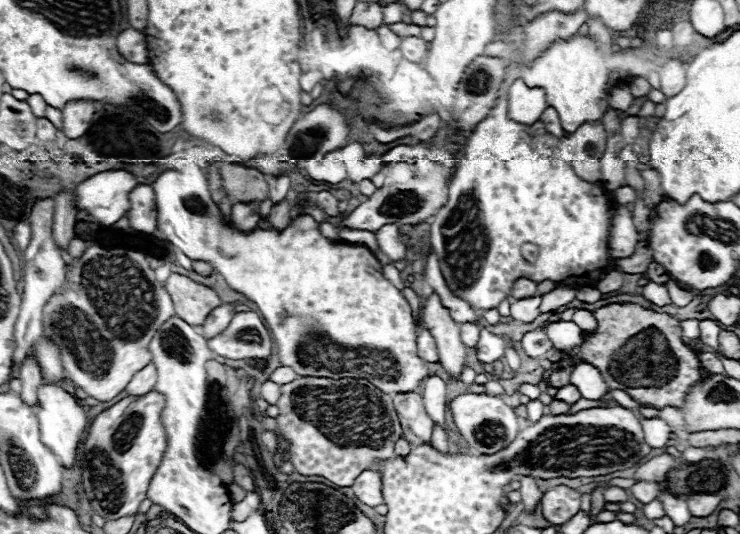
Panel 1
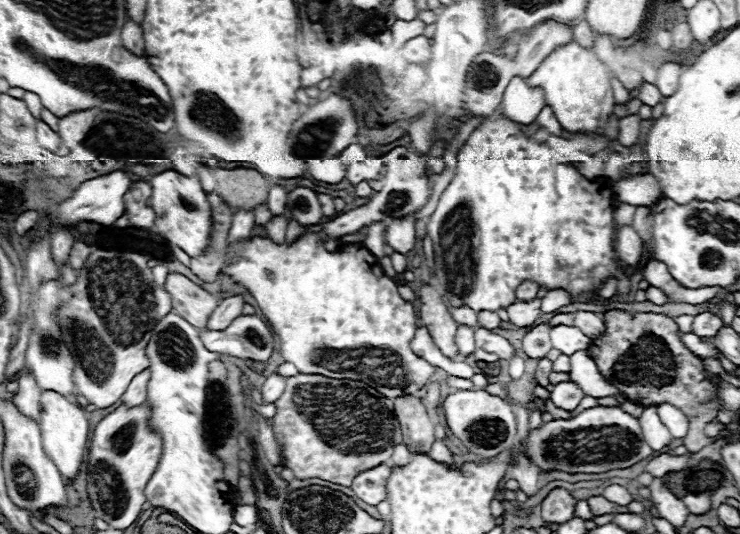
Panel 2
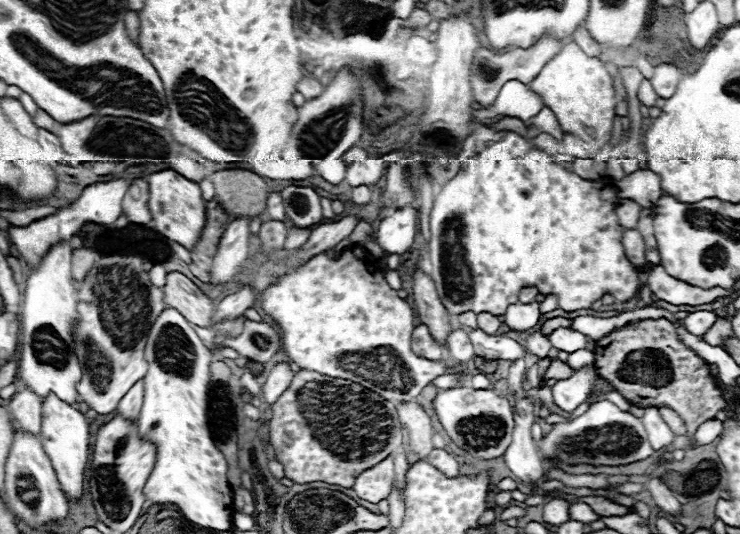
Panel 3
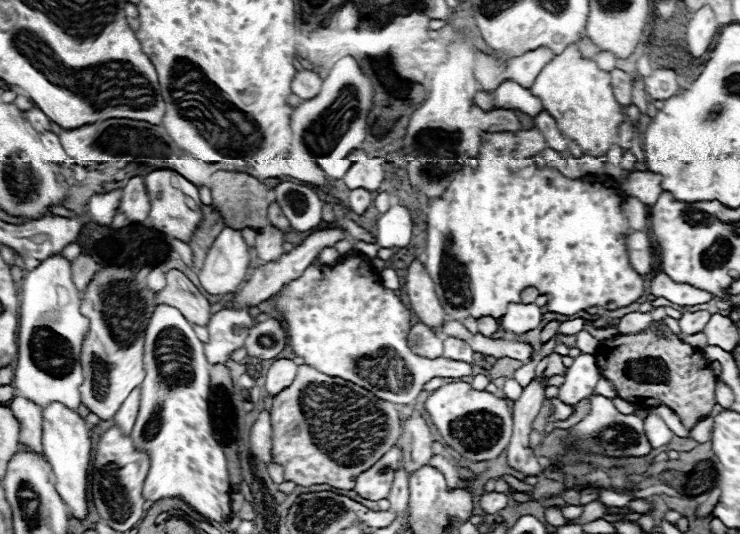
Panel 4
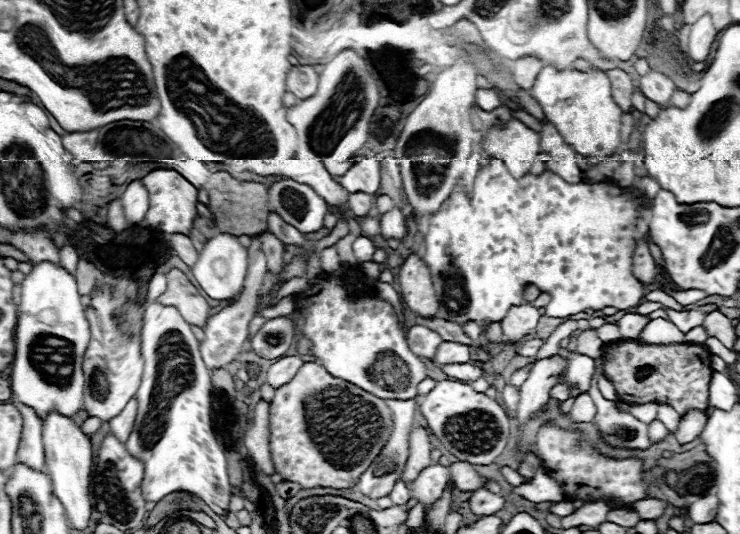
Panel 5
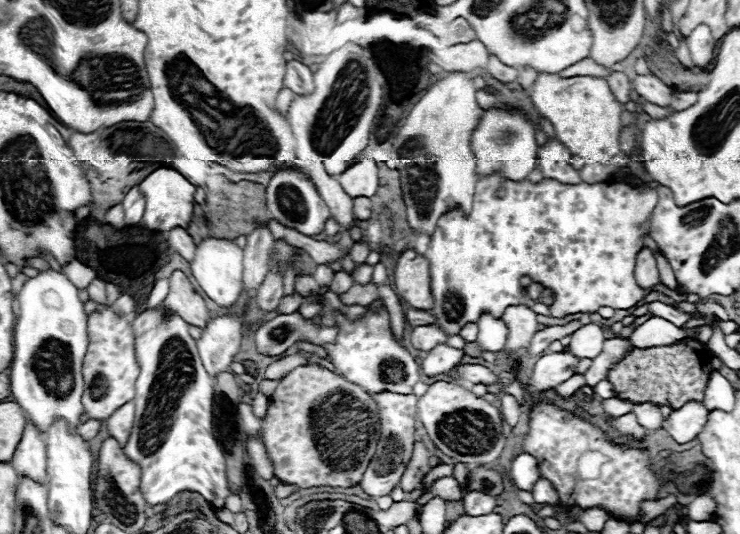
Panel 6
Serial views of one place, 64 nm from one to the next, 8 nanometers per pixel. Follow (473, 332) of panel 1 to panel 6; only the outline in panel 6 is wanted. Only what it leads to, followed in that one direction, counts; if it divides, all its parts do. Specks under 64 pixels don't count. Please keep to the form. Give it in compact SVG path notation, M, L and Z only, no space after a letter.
M438 344L428 352L428 356L420 362L420 366L426 376L434 376L448 372L452 366L462 364L462 358L464 358L464 350L452 348L448 344Z

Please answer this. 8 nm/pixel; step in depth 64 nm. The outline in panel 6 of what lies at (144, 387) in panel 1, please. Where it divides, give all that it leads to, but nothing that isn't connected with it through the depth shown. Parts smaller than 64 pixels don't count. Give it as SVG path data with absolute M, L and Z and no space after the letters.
M128 402L124 404L118 412L114 412L108 420L106 420L106 426L108 426L108 432L112 438L118 440L120 446L124 446L128 442L128 436L130 436L130 428L134 424L134 402Z

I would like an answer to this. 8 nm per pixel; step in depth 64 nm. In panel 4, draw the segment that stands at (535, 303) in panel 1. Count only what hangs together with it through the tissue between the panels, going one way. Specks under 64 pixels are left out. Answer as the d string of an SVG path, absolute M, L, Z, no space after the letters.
M510 304L508 312L500 318L500 326L514 334L524 334L540 324L542 312L536 304Z

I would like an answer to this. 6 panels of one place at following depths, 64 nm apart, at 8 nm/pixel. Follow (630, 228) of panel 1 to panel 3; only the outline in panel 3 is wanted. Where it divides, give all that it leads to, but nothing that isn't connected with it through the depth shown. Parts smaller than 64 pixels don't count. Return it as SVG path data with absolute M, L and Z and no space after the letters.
M624 230L622 232L622 248L624 248L624 254L628 258L628 262L634 266L634 268L642 268L646 264L646 258L644 258L644 238L638 230Z

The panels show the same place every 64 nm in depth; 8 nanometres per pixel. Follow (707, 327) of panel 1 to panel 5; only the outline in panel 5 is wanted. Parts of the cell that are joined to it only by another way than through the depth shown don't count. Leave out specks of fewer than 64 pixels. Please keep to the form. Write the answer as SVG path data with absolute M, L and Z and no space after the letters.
M666 310L666 314L670 316L670 320L686 334L696 326L702 326L706 314L700 310L686 310L686 312L676 312L676 310Z

